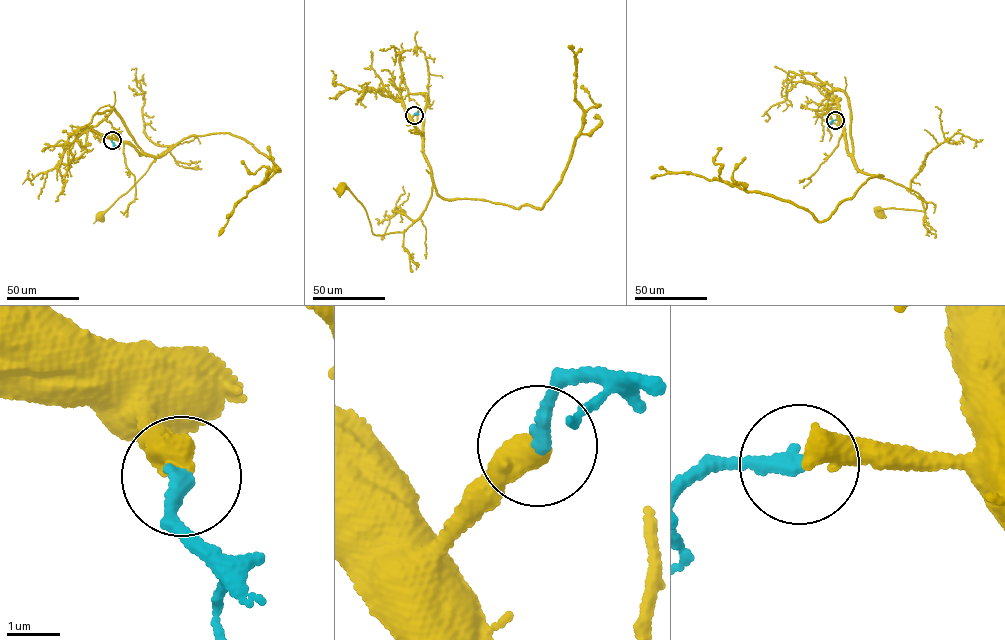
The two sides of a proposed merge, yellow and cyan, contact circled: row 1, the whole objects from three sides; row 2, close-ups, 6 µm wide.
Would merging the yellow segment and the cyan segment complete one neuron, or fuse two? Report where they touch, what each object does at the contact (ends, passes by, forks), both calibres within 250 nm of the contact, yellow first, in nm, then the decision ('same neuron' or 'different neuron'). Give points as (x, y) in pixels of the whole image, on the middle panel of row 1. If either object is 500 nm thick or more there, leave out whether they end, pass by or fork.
place (414, 115); calibres 500 and 280 nm; same neuron

